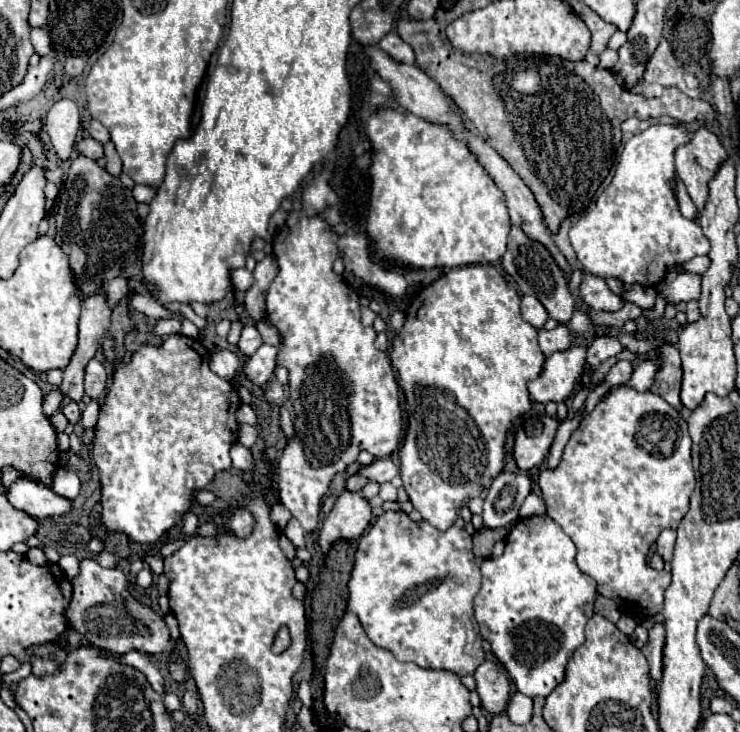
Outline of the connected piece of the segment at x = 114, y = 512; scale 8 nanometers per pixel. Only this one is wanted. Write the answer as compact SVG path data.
M170 335L160 347L146 343L124 361L124 365L120 361L114 363L112 385L100 405L92 449L102 483L102 523L110 531L122 531L132 541L140 543L156 541L192 507L196 491L199 492L195 501L200 505L208 506L215 500L210 491L200 489L214 479L216 471L232 467L230 447L236 439L249 449L255 443L257 430L254 426L241 424L238 429L238 391L230 381L218 377L208 367L208 361L210 353L198 339Z

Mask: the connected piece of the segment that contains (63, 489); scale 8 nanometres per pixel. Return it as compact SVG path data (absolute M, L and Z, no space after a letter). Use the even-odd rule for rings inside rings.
M58 467L58 471L54 473L54 479L52 479L52 483L48 485L56 495L62 495L64 499L74 499L74 497L78 497L78 493L80 493L80 481L78 481L78 475L76 473L72 473L72 471L68 471L68 469L62 469L62 467Z

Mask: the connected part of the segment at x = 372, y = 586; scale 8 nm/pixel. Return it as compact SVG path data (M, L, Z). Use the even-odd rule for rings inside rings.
M386 511L376 517L372 527L358 541L356 561L348 581L348 609L358 615L370 641L392 651L396 659L412 661L424 669L444 669L464 677L474 673L478 663L484 661L482 637L472 605L480 583L482 575L480 567L474 563L472 537L464 529L454 525L448 531L438 531L428 521L416 523L402 511Z

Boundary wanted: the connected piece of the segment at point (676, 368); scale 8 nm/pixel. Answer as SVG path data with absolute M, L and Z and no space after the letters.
M666 343L658 349L658 355L662 357L662 365L654 377L654 383L650 387L652 393L666 399L674 409L682 409L680 401L680 381L682 381L682 367L680 367L680 353L674 345Z

